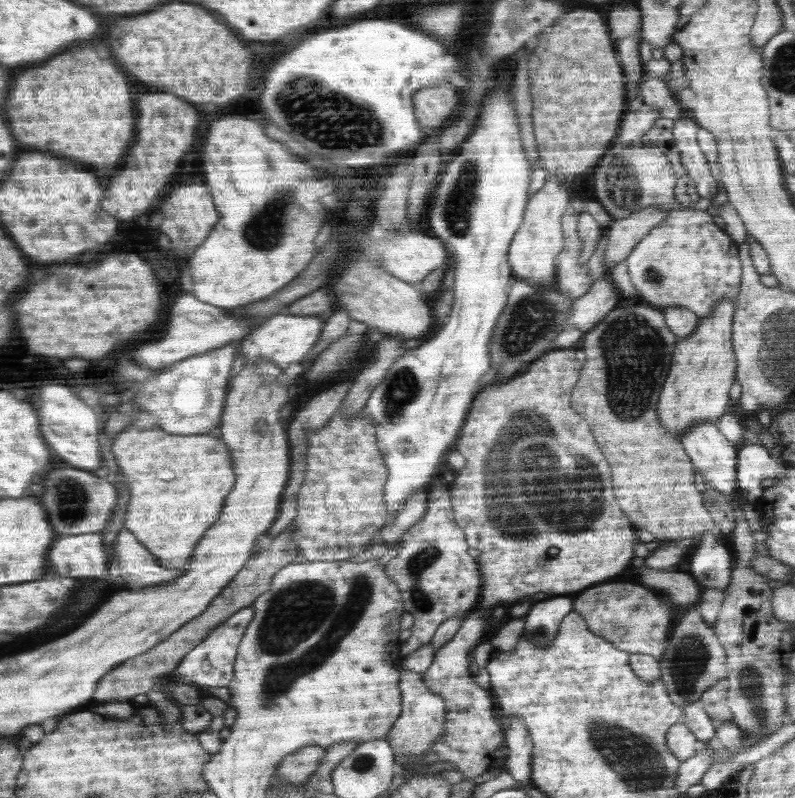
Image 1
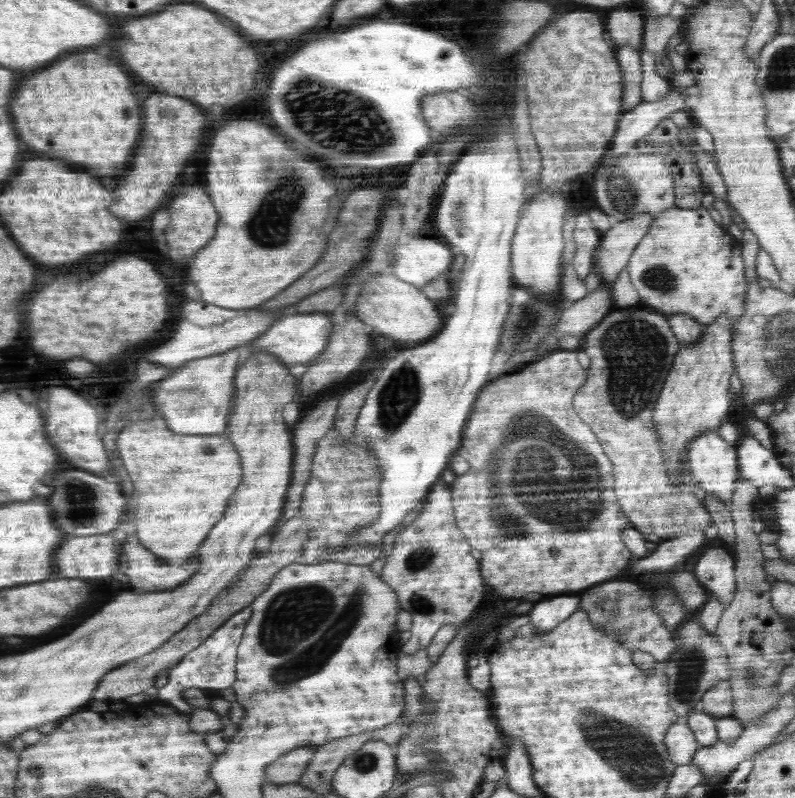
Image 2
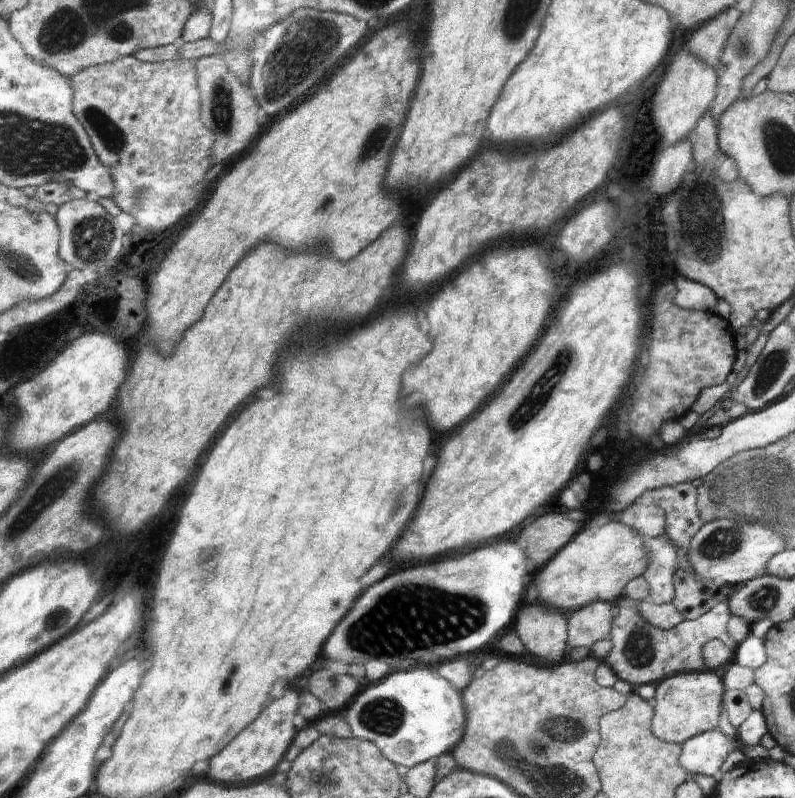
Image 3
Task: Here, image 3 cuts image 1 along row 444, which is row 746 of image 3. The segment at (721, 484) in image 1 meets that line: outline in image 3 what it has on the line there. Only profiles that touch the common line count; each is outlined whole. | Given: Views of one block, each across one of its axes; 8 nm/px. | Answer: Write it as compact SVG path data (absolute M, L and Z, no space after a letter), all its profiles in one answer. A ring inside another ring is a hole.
M714 728L709 730L709 732L698 734L697 737L692 737L681 745L684 748L681 750L680 763L682 768L686 769L692 778L694 774L714 776L714 774L720 772L722 763L737 744L730 740L720 729Z

